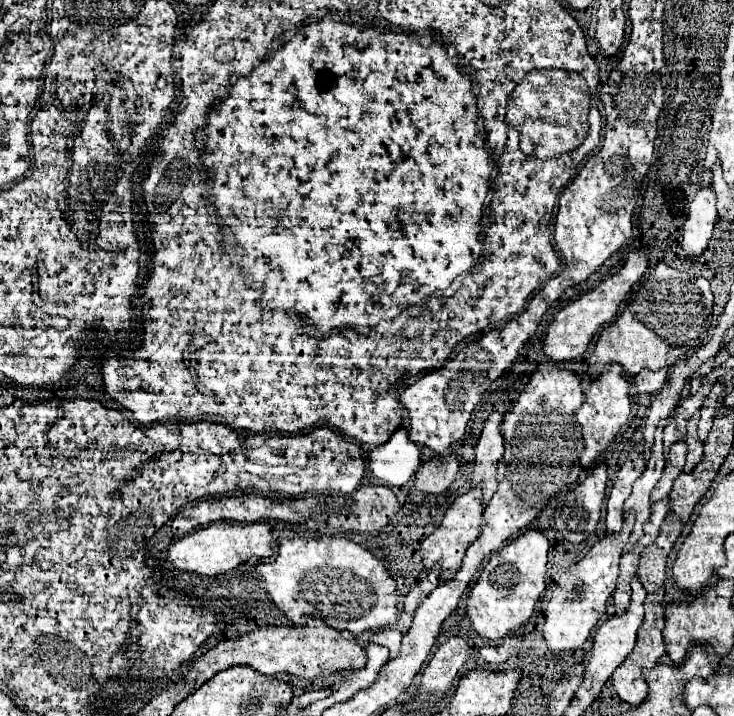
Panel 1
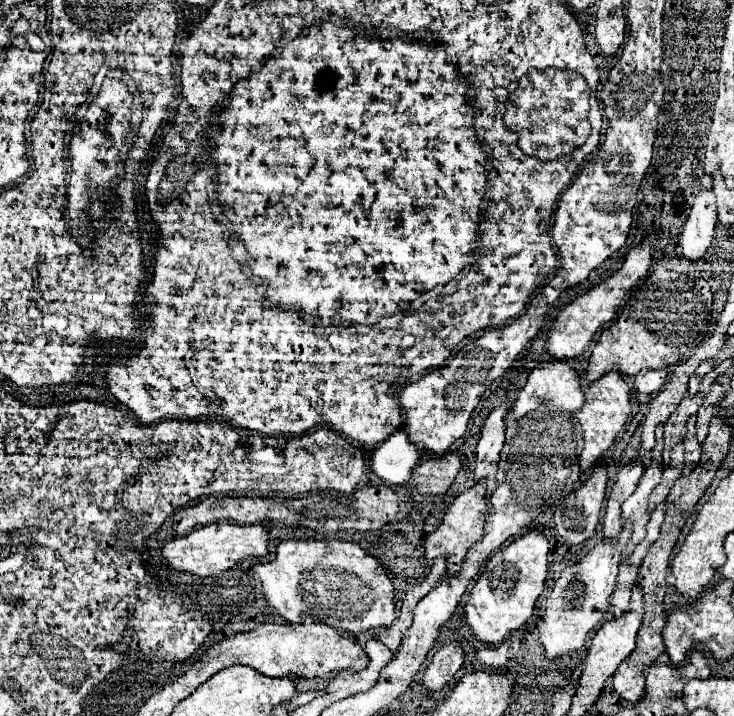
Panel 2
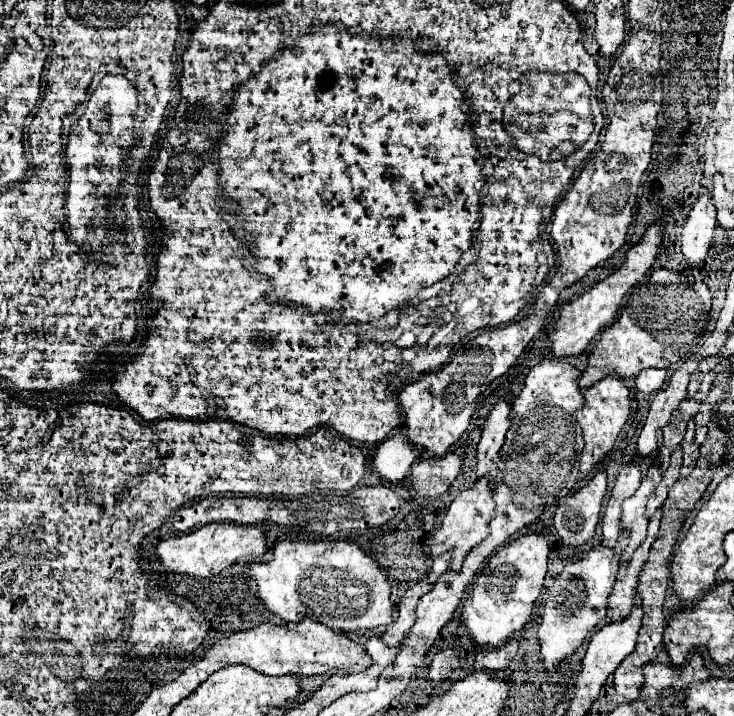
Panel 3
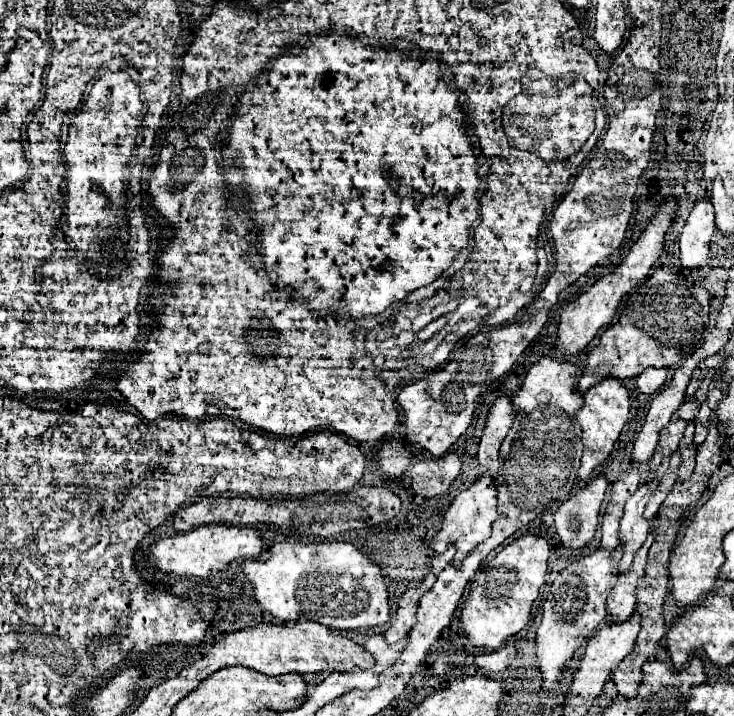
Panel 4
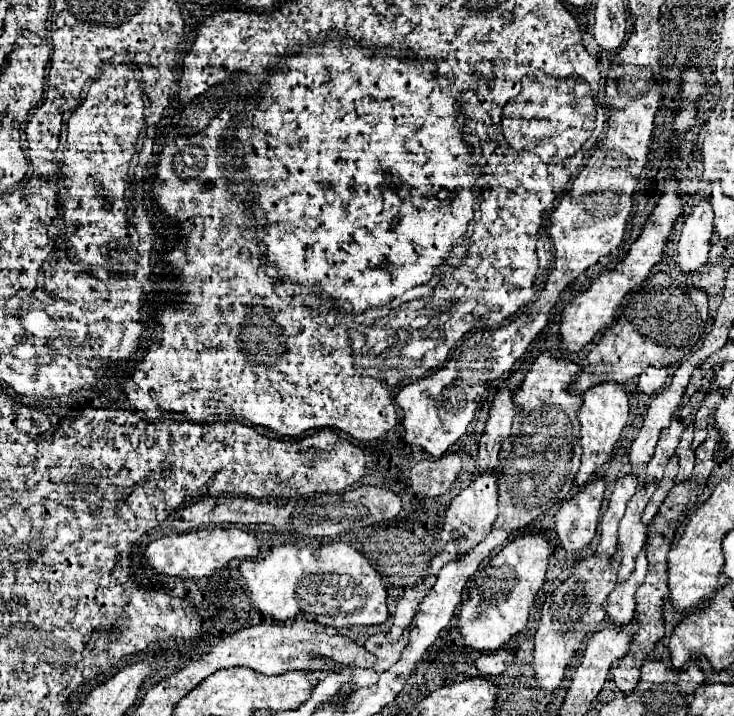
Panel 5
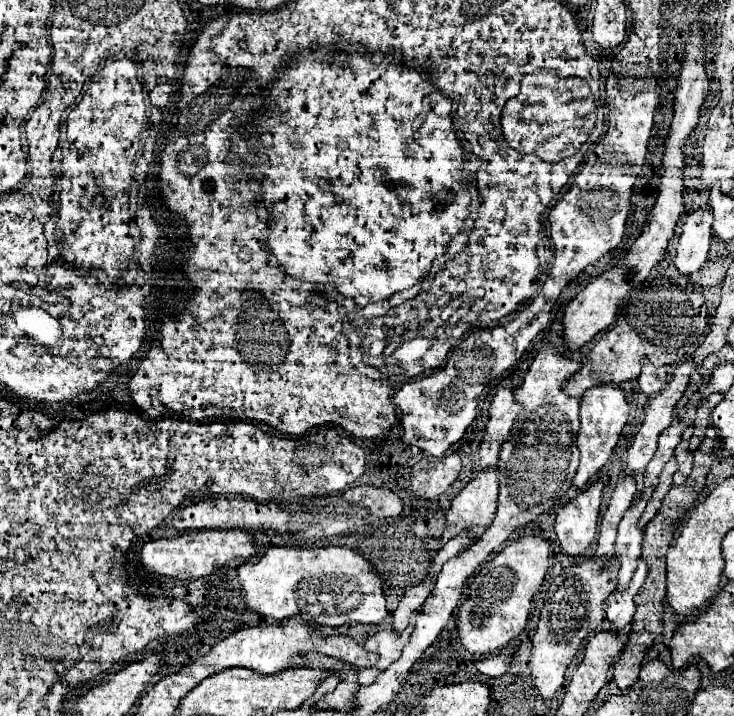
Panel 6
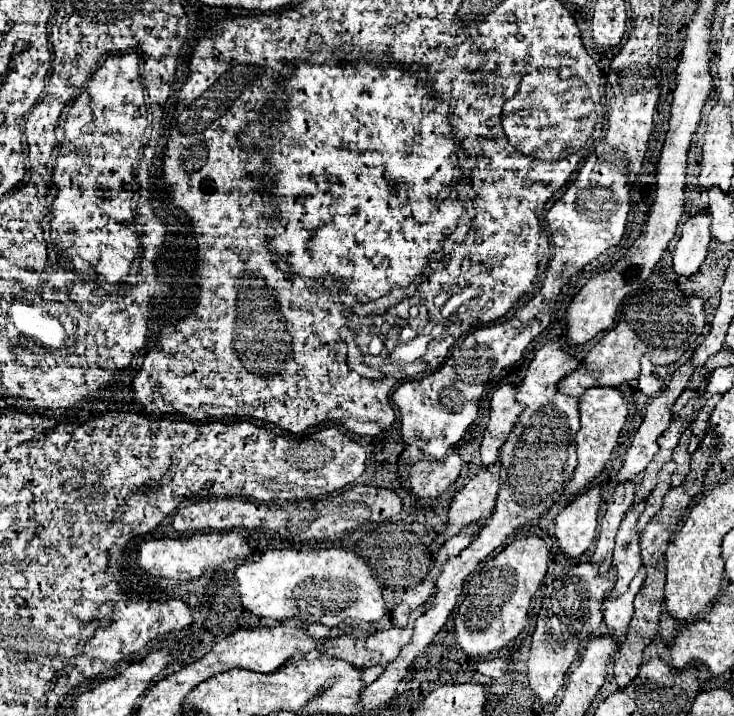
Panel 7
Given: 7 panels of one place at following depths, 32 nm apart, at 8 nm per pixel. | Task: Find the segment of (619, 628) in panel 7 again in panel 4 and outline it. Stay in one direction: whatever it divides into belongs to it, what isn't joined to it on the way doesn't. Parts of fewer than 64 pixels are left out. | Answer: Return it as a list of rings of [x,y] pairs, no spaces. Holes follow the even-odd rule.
[[[656,520],[650,522],[650,534],[648,534],[648,540],[644,542],[644,546],[636,552],[634,556],[634,566],[632,566],[632,572],[626,574],[620,574],[618,576],[618,582],[614,584],[608,600],[606,600],[606,610],[610,614],[610,622],[614,624],[620,624],[624,620],[630,620],[630,614],[632,610],[636,608],[636,586],[638,582],[642,580],[644,576],[644,566],[646,566],[646,556],[648,556],[648,548],[652,544],[652,528],[656,526]]]

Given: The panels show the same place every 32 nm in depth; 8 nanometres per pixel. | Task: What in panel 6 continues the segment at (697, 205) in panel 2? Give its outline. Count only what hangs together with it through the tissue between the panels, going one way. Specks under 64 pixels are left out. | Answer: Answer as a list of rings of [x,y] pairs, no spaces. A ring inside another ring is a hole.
[[[702,206],[688,214],[676,248],[676,270],[680,274],[694,274],[706,262],[712,240],[712,214],[708,206]]]

